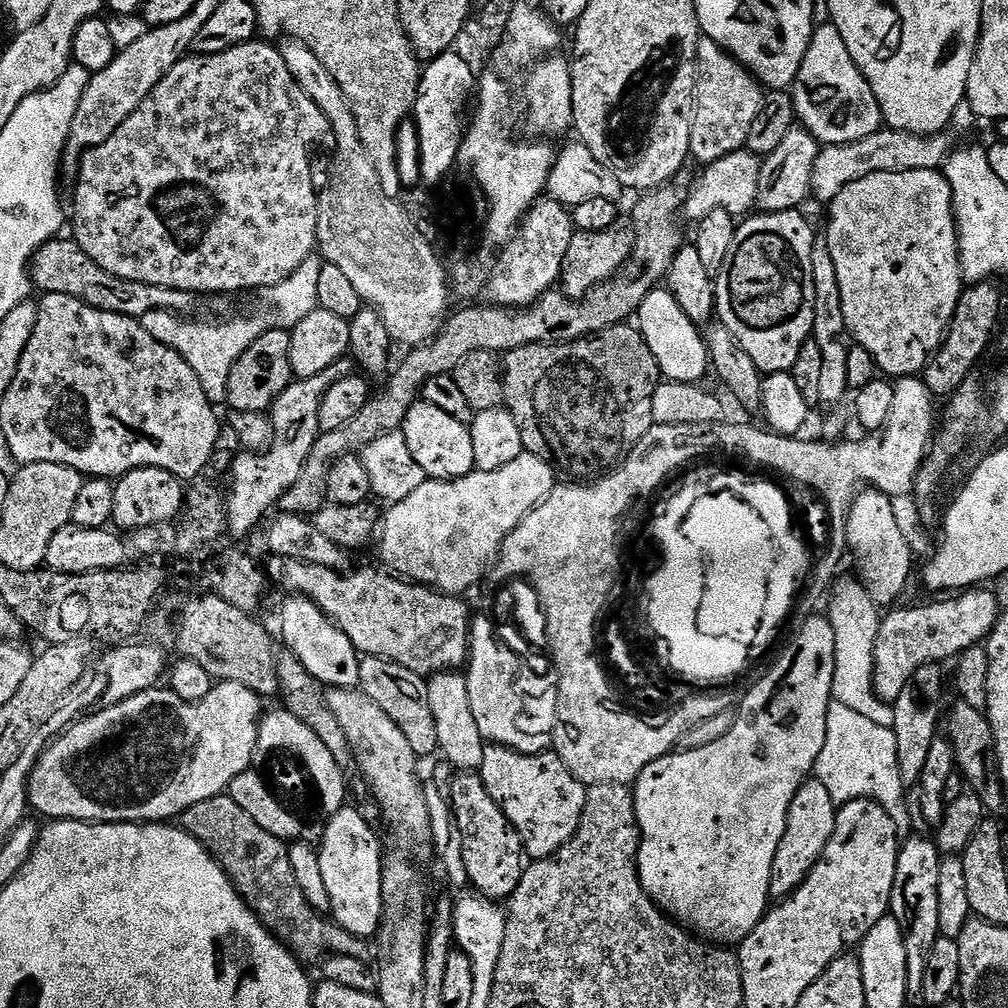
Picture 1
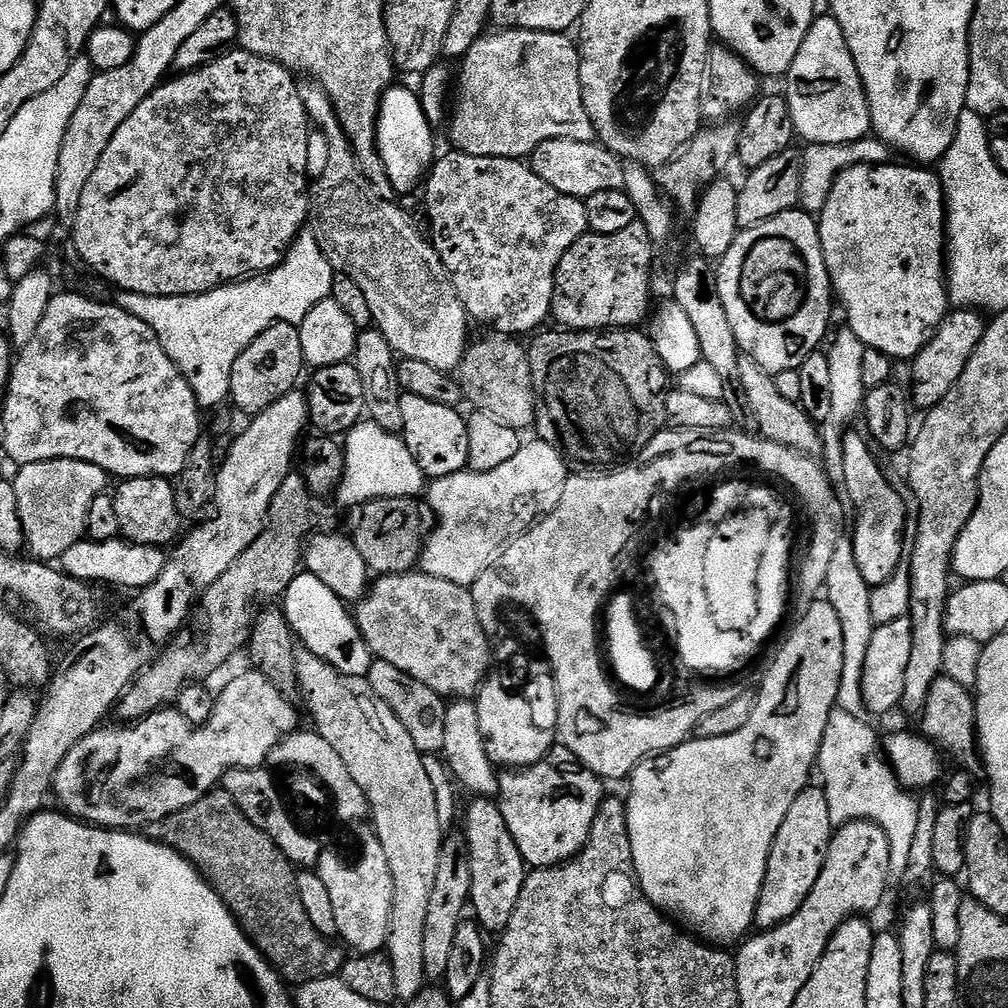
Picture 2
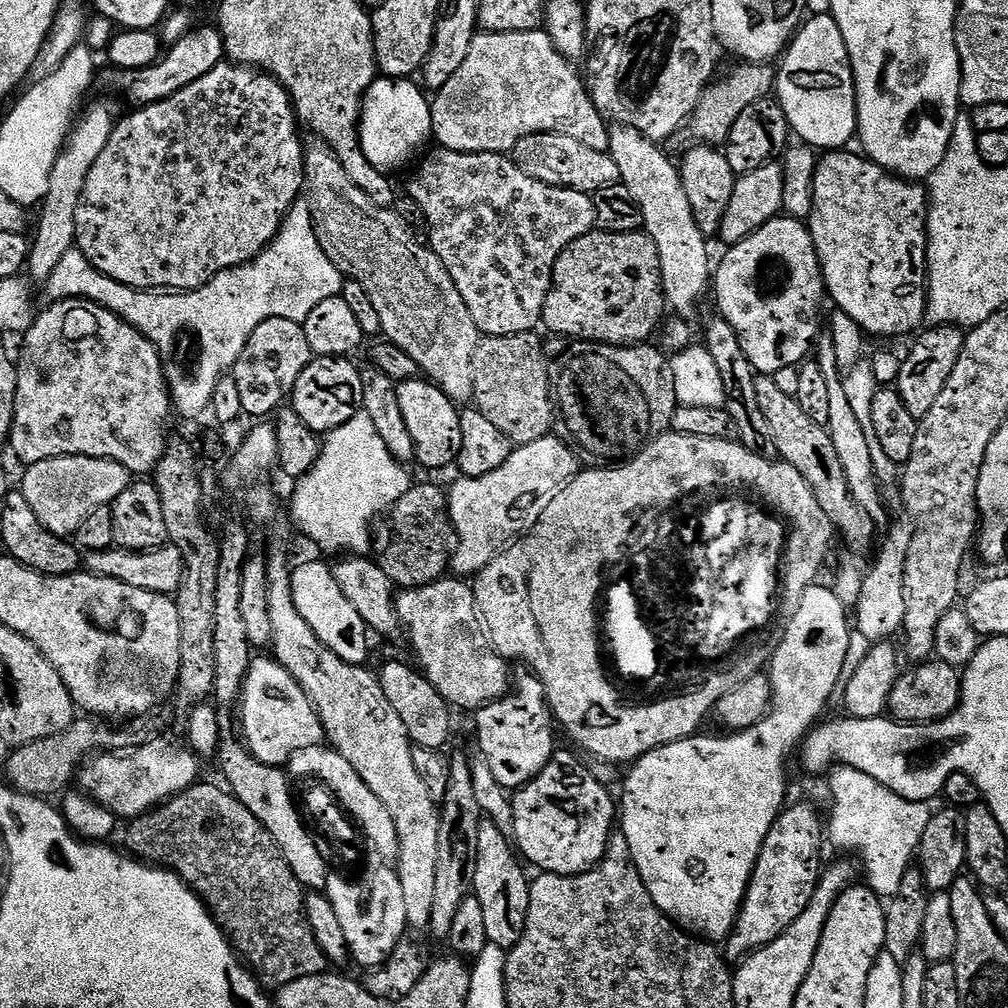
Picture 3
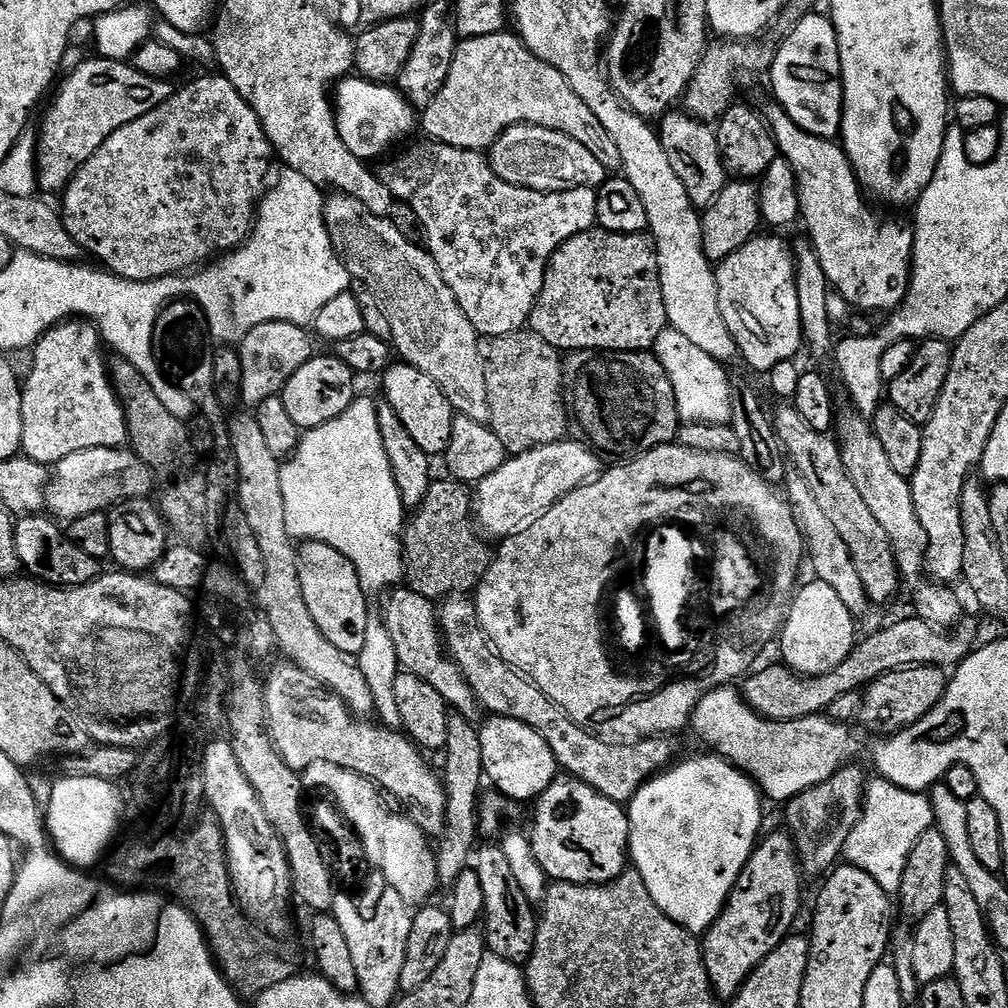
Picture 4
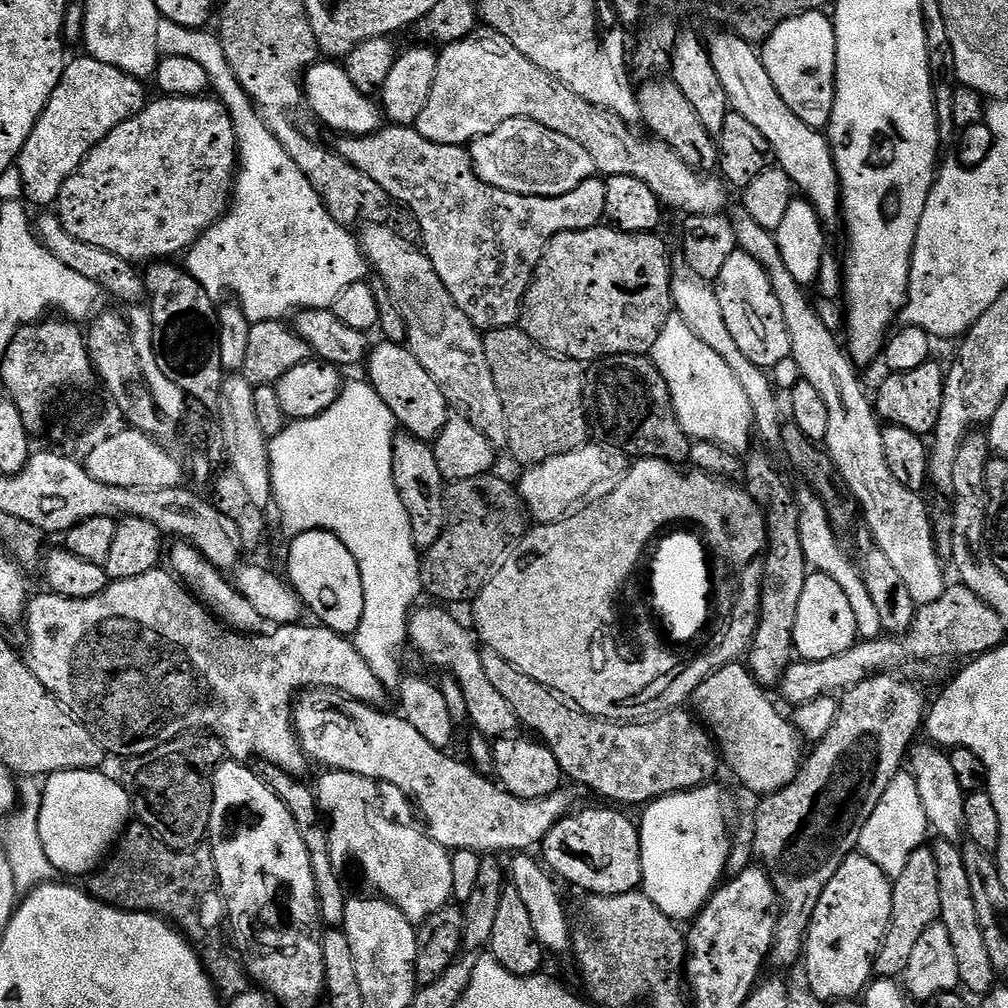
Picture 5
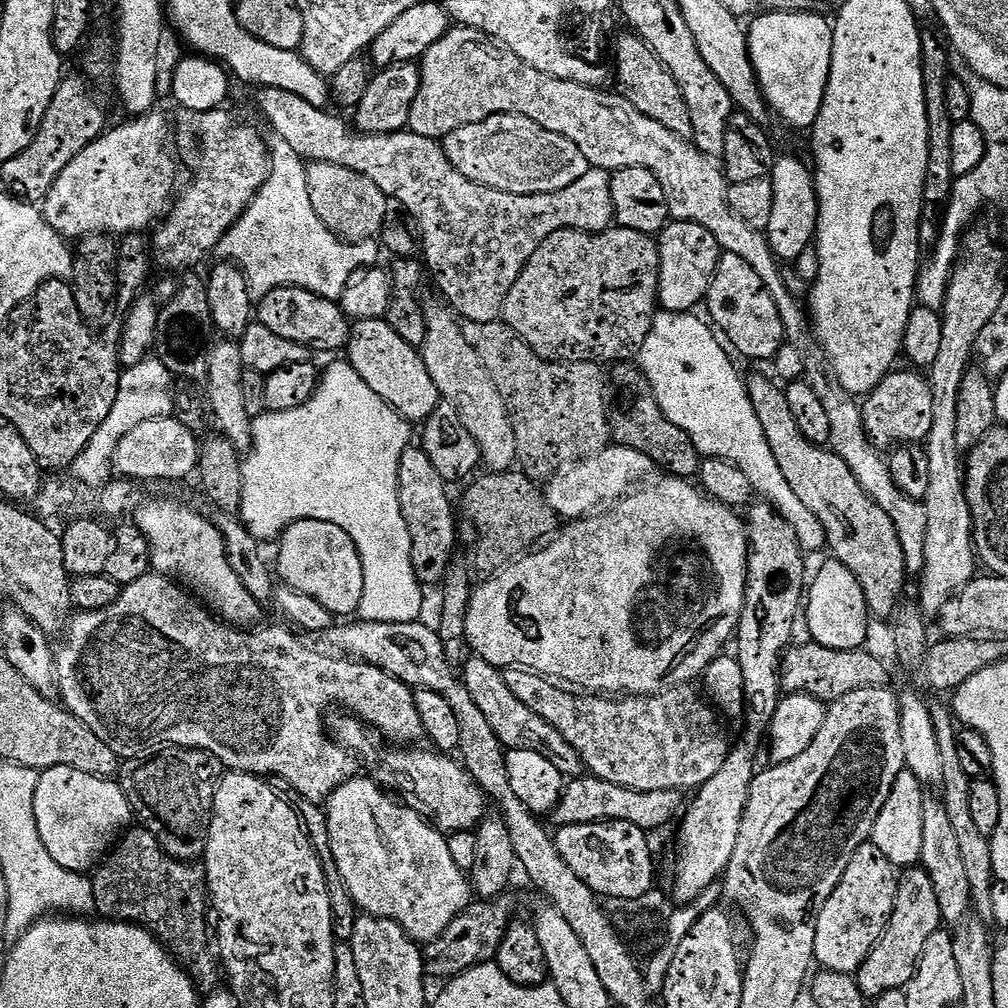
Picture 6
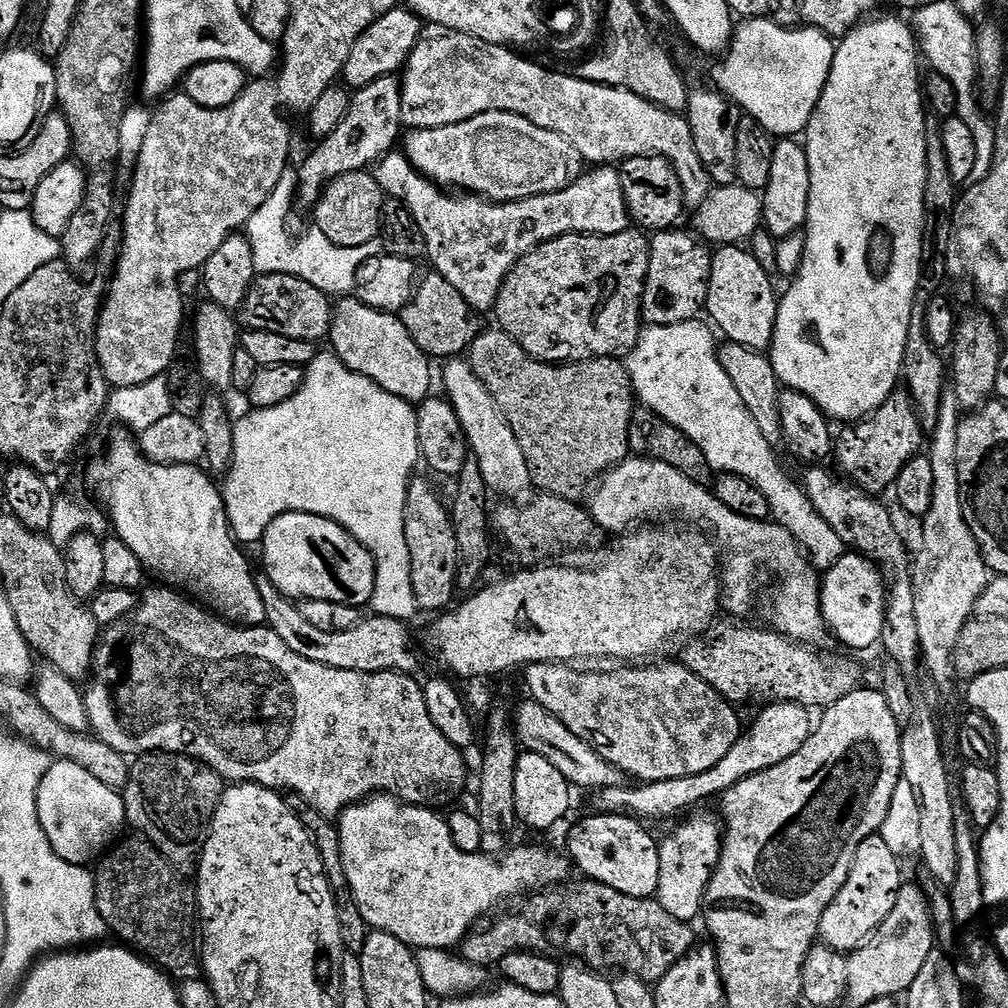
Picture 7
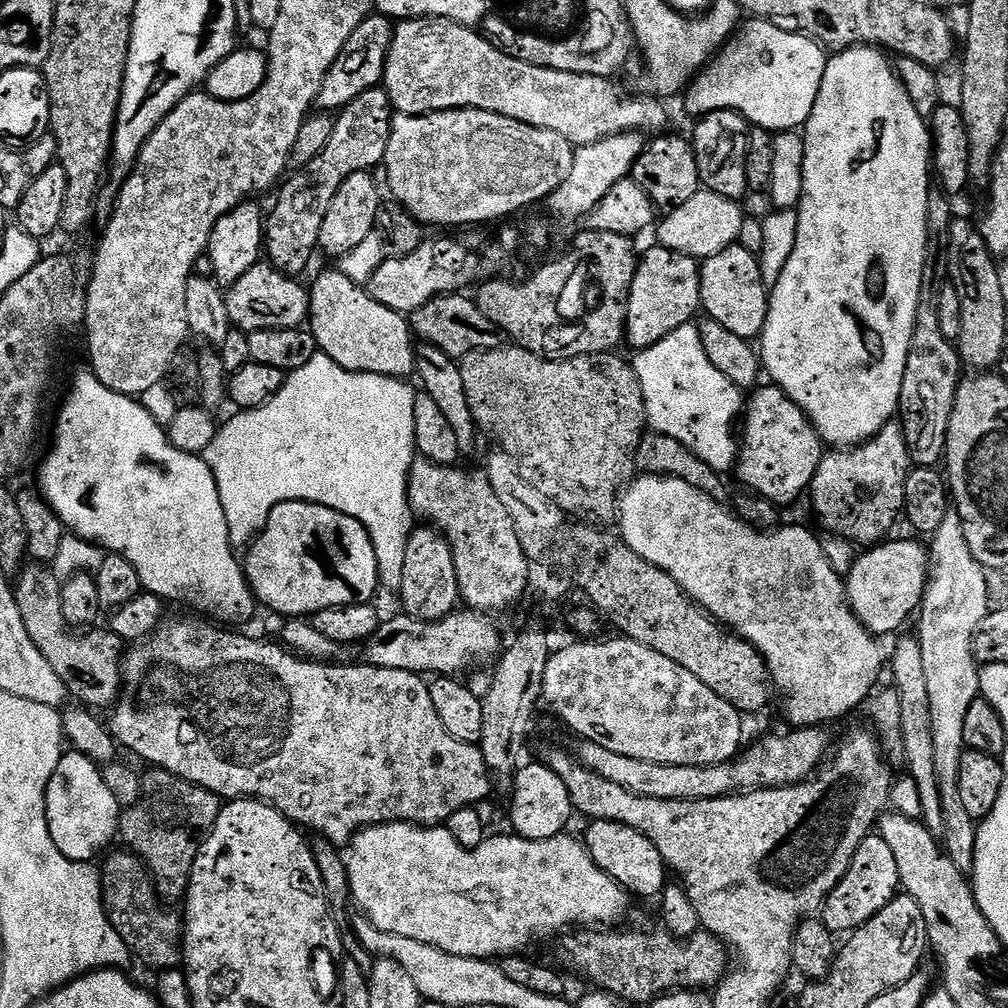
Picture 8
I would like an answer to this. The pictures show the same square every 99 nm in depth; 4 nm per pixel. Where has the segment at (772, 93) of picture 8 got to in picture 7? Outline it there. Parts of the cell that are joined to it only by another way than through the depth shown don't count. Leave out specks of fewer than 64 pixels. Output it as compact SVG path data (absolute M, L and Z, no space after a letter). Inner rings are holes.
M744 18L735 25L732 42L728 45L728 51L723 53L721 60L724 61L713 70L711 83L717 92L733 100L740 107L741 113L752 116L773 137L796 138L807 128L818 106L818 98L828 81L835 53L833 37L816 28L785 26L771 18Z

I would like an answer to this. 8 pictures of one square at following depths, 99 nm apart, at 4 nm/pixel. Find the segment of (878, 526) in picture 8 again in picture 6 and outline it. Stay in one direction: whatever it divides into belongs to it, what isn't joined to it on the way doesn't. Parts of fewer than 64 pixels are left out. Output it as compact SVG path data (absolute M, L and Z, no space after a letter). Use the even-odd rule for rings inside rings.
M893 370L863 401L864 429L869 440L881 450L895 450L901 444L918 444L927 441L930 426L934 426L934 394L929 377L920 370L900 372Z

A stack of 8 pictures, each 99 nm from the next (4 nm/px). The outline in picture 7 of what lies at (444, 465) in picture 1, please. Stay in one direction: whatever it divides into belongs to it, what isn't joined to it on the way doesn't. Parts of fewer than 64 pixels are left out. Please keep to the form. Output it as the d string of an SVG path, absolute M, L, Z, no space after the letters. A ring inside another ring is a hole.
M355 298L341 299L332 313L330 348L350 371L370 378L398 398L419 402L427 400L433 391L430 358L410 338L410 330L399 315L380 312Z

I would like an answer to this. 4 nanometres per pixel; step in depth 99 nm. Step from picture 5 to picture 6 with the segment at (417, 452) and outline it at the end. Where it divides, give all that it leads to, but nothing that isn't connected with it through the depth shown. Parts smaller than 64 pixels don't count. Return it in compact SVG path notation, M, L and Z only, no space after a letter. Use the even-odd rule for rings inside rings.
M409 446L402 454L402 462L398 470L398 498L402 506L402 518L406 518L406 526L410 530L410 550L412 551L412 561L414 562L414 574L420 579L421 585L429 586L428 584L439 585L443 581L449 568L454 564L452 559L452 551L456 548L456 512L452 509L452 500L448 497L449 485L442 478L442 474L438 474L438 469L430 463L430 458L425 454L423 448L419 446Z

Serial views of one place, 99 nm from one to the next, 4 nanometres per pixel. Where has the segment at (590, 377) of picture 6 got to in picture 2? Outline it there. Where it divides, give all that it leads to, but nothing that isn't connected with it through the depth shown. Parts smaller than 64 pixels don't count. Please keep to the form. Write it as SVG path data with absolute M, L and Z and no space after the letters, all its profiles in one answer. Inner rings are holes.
M492 334L489 335L489 340L480 340L471 345L468 351L464 354L464 360L460 363L460 367L458 369L458 379L460 381L460 389L464 391L467 403L472 403L471 406L475 411L485 412L486 414L490 414L490 418L494 418L498 422L502 422L502 426L510 426L511 428L517 430L525 430L524 428L528 428L532 423L536 420L536 400L538 404L538 388L532 385L532 379L534 379L534 373L532 367L530 366L530 362L528 361L528 353L529 349L527 347L524 348L520 345L521 341L516 338L509 338L503 334Z

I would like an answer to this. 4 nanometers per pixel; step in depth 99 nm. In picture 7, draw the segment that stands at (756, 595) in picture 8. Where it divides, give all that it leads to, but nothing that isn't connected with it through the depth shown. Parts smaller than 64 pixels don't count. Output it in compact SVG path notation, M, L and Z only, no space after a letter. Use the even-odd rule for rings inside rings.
M629 458L617 464L610 472L604 473L599 481L596 493L592 501L587 502L586 508L590 517L596 523L597 529L609 528L615 534L623 533L631 529L637 522L664 522L667 516L680 515L684 520L693 520L696 524L708 523L708 528L714 535L714 543L722 553L722 604L725 609L729 608L736 616L744 616L752 608L752 583L760 571L772 572L776 579L776 585L772 588L772 624L775 631L783 636L809 646L820 646L824 639L829 639L830 629L824 622L822 606L820 605L821 577L817 569L808 563L799 544L796 543L794 534L786 530L782 525L769 522L768 520L751 520L742 518L742 514L734 514L730 506L718 502L715 491L711 487L690 482L682 470L674 470L666 462L646 460L643 458Z

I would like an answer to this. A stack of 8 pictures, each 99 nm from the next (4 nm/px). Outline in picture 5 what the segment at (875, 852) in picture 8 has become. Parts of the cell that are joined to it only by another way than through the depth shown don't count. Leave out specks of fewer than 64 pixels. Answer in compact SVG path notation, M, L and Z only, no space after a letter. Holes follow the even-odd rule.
M859 850L852 853L838 866L834 878L826 882L818 906L814 906L808 934L804 938L802 962L806 966L810 987L818 999L823 1002L837 1000L855 1000L868 987L874 976L874 965L880 955L880 947L888 933L892 917L892 886L887 874L875 862L870 862Z

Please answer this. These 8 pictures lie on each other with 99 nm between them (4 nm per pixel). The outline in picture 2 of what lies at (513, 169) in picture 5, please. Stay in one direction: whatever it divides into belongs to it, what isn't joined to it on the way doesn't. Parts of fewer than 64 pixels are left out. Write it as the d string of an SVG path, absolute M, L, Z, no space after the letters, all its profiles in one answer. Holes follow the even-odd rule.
M551 140L542 142L532 151L530 166L542 178L550 182L554 190L562 194L587 198L602 190L621 190L624 186L625 165L620 157L609 152L603 144L593 142L574 142L573 140Z

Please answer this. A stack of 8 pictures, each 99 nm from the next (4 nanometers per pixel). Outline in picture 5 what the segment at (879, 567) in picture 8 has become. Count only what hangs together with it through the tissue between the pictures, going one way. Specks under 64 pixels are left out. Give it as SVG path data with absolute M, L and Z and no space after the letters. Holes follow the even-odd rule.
M809 571L806 586L802 586L802 599L798 602L798 622L794 622L795 655L801 660L834 658L838 654L850 650L857 640L854 610L850 610L850 601L846 598L846 594L842 594L838 582L834 582L834 578L821 572Z

